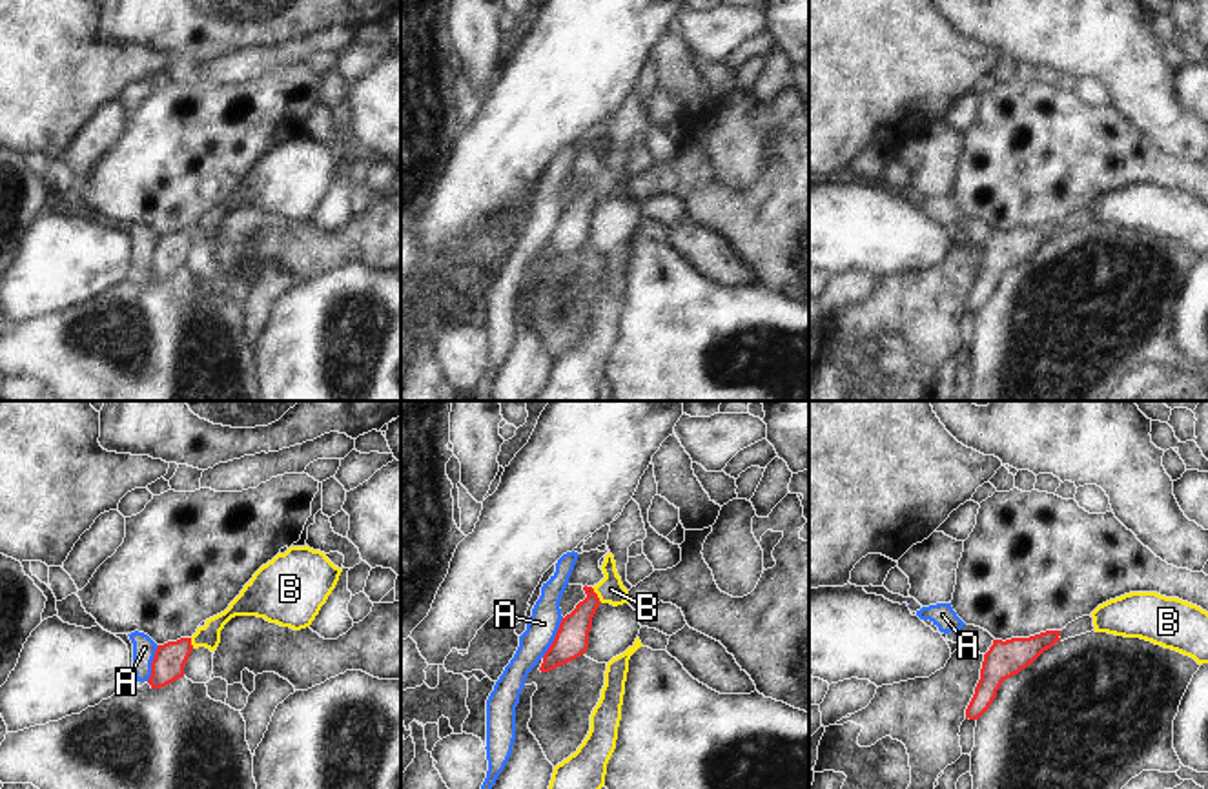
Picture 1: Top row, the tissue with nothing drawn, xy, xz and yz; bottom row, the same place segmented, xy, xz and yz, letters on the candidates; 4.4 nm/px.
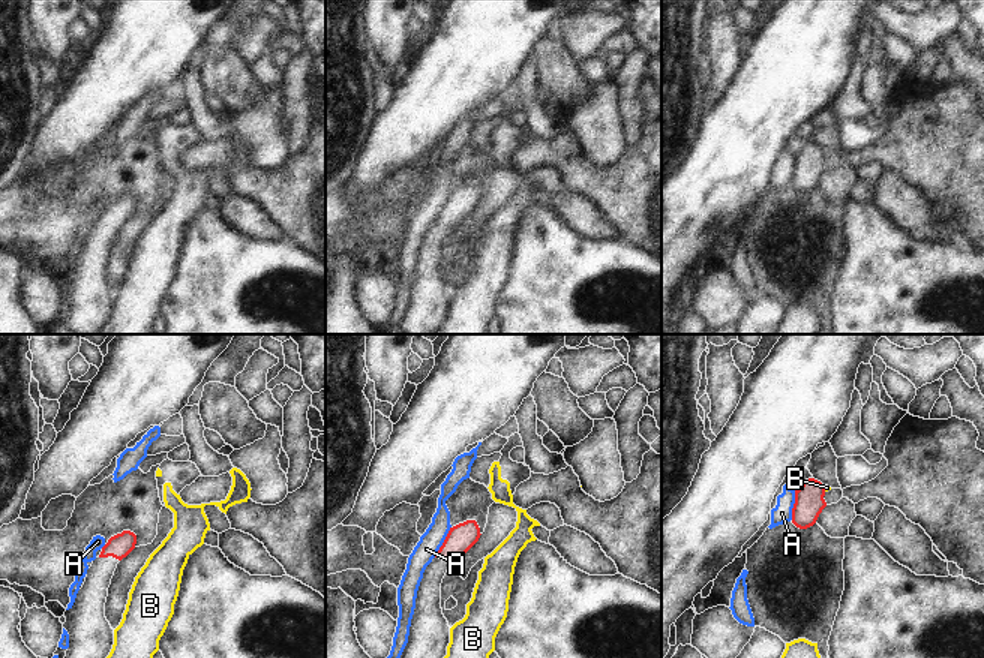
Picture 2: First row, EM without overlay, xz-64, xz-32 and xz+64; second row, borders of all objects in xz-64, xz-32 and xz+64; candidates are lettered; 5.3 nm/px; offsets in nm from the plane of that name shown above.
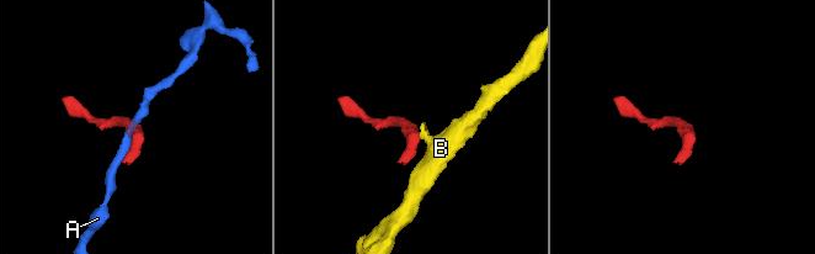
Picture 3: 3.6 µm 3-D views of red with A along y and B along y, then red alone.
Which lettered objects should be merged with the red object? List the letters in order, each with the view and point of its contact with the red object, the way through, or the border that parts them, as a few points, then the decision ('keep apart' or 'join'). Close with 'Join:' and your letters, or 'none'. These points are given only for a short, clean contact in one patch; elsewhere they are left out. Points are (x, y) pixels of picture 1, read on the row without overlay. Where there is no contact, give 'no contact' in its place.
A: contact xz (554, 230); border xz (563, 210), (552, 235), (542, 248); keep apart
B: contact xz (596, 186); border xz (591, 179), (602, 194); keep apart
Join: none

